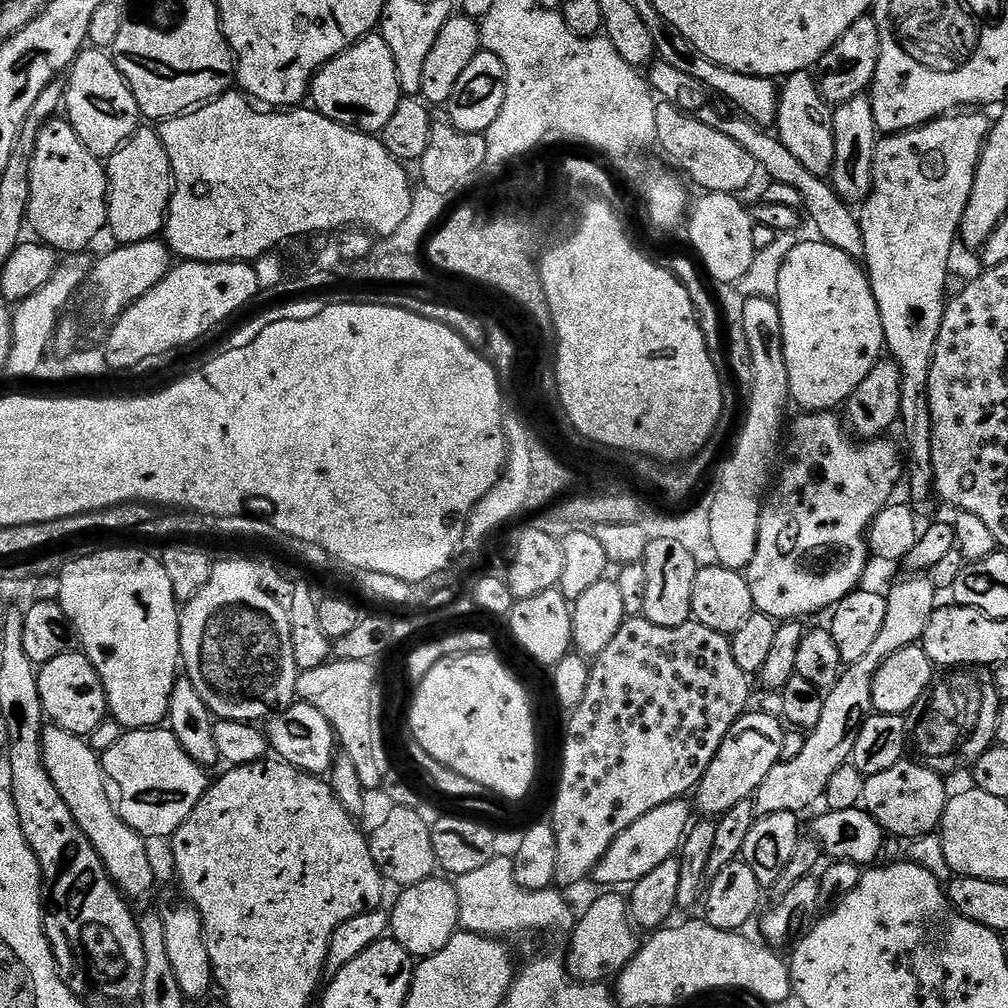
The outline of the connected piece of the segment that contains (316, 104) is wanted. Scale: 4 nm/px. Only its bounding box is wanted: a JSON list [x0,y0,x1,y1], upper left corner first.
[310,34,401,134]

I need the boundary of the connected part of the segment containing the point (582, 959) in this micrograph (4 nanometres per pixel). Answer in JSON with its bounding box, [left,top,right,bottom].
[566,890,638,984]

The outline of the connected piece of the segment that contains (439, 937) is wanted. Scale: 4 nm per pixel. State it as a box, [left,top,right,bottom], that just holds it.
[390,878,460,958]

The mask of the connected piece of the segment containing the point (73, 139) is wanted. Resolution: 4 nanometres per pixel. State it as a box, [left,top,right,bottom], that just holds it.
[27,118,108,254]

